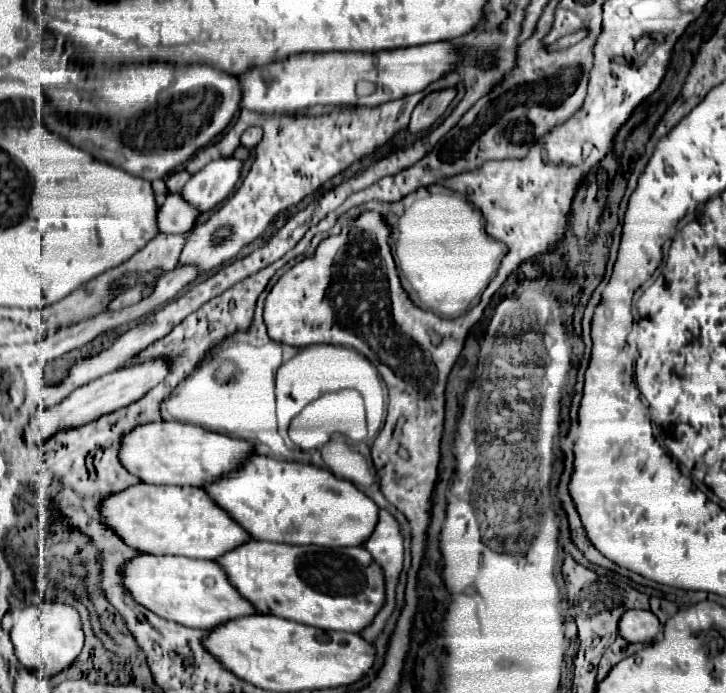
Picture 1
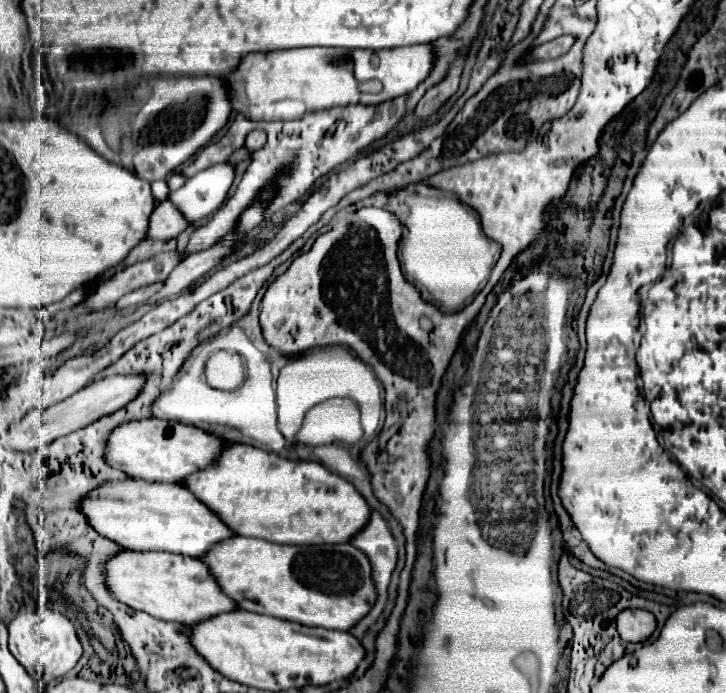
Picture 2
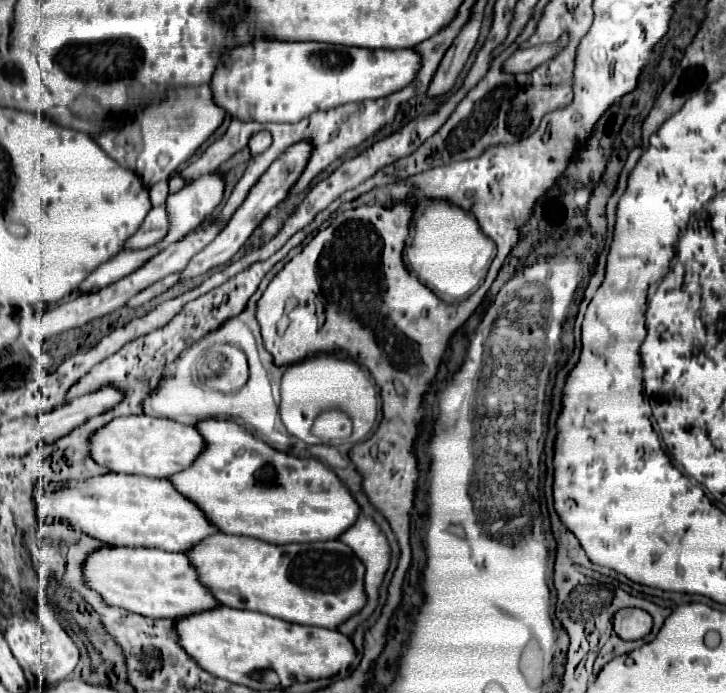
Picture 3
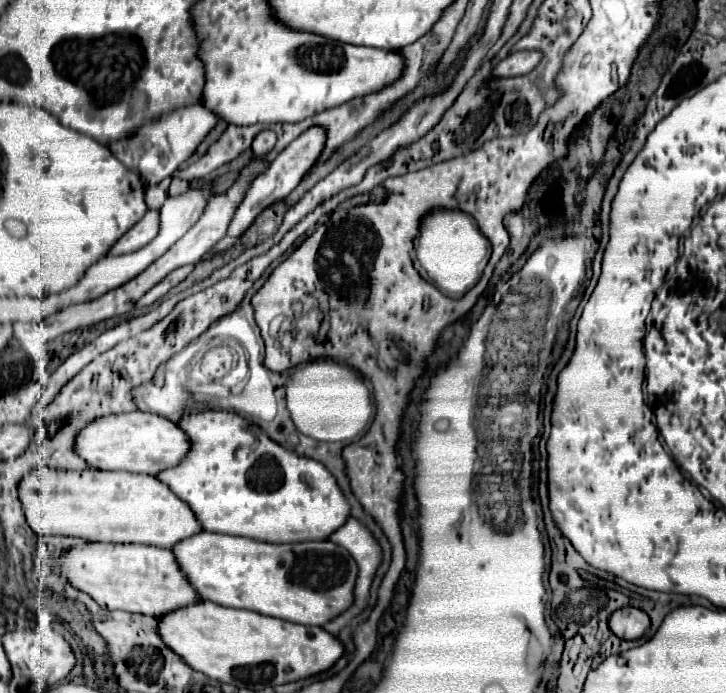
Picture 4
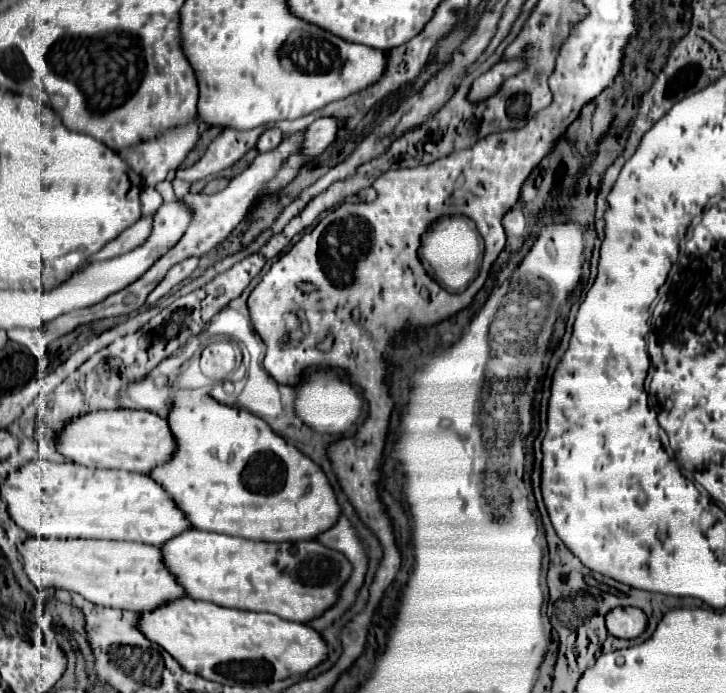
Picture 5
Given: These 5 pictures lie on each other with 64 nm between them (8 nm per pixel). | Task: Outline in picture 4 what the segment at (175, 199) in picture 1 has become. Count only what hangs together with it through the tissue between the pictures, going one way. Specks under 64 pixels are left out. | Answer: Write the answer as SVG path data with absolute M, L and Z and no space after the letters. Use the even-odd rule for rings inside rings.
M148 210L146 216L132 226L108 252L110 256L118 256L118 254L128 254L128 252L136 252L140 248L144 248L146 244L150 244L156 238L156 232L160 230L160 214L158 210Z

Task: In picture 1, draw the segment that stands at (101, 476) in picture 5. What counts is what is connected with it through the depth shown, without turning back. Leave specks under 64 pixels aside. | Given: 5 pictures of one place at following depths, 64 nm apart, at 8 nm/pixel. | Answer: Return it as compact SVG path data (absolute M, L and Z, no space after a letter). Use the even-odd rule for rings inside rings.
M136 484L102 502L102 516L122 540L146 554L186 556L202 560L218 560L226 552L246 544L252 536L224 510L210 500L206 490L180 486Z

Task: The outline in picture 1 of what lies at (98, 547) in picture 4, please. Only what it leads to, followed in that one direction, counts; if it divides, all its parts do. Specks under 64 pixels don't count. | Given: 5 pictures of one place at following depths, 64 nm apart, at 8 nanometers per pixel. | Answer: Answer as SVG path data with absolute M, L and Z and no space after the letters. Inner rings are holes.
M142 554L124 564L124 586L132 592L138 604L188 628L212 630L228 620L258 614L254 604L248 604L248 600L244 600L244 596L232 588L232 582L220 564L210 560Z

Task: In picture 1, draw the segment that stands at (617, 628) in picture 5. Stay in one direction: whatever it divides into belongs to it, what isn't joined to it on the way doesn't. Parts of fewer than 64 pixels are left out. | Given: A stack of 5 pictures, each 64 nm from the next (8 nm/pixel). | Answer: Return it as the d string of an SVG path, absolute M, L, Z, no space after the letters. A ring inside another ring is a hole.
M628 610L620 618L618 632L628 642L652 642L660 632L660 622L656 614L648 610Z

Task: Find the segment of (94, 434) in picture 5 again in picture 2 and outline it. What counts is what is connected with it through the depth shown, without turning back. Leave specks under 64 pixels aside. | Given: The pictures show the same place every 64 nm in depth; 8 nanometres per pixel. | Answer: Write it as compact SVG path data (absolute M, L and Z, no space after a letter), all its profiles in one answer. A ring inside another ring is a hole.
M148 418L140 422L128 422L112 430L108 436L108 462L126 472L132 478L142 478L148 482L176 482L184 484L186 478L194 472L200 472L216 464L220 452L226 448L226 442L202 428L168 422L158 418Z

